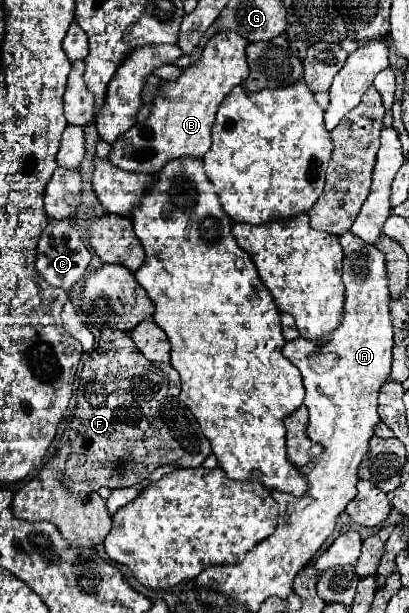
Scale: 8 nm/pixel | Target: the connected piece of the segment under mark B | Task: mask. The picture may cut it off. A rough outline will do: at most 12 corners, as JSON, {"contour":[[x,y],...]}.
{"contour":[[212,36],[160,86],[108,160],[158,174],[202,158],[224,96],[248,78],[246,44]]}

